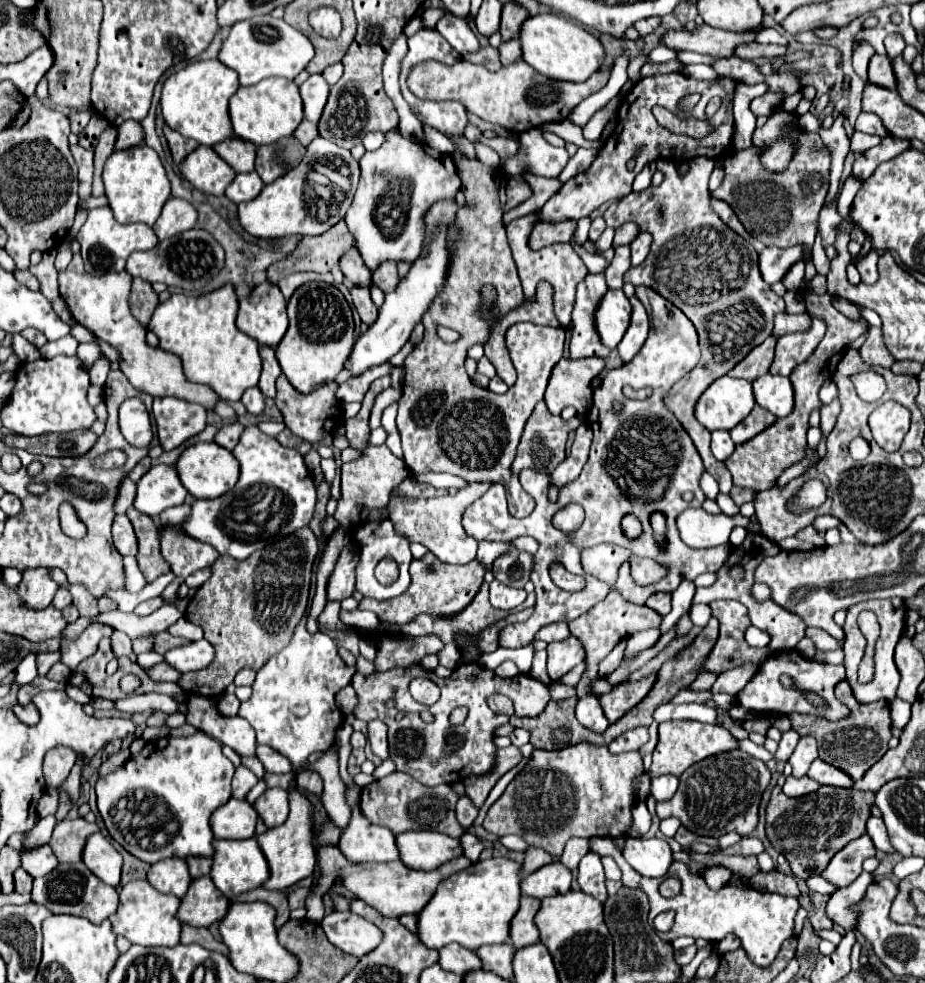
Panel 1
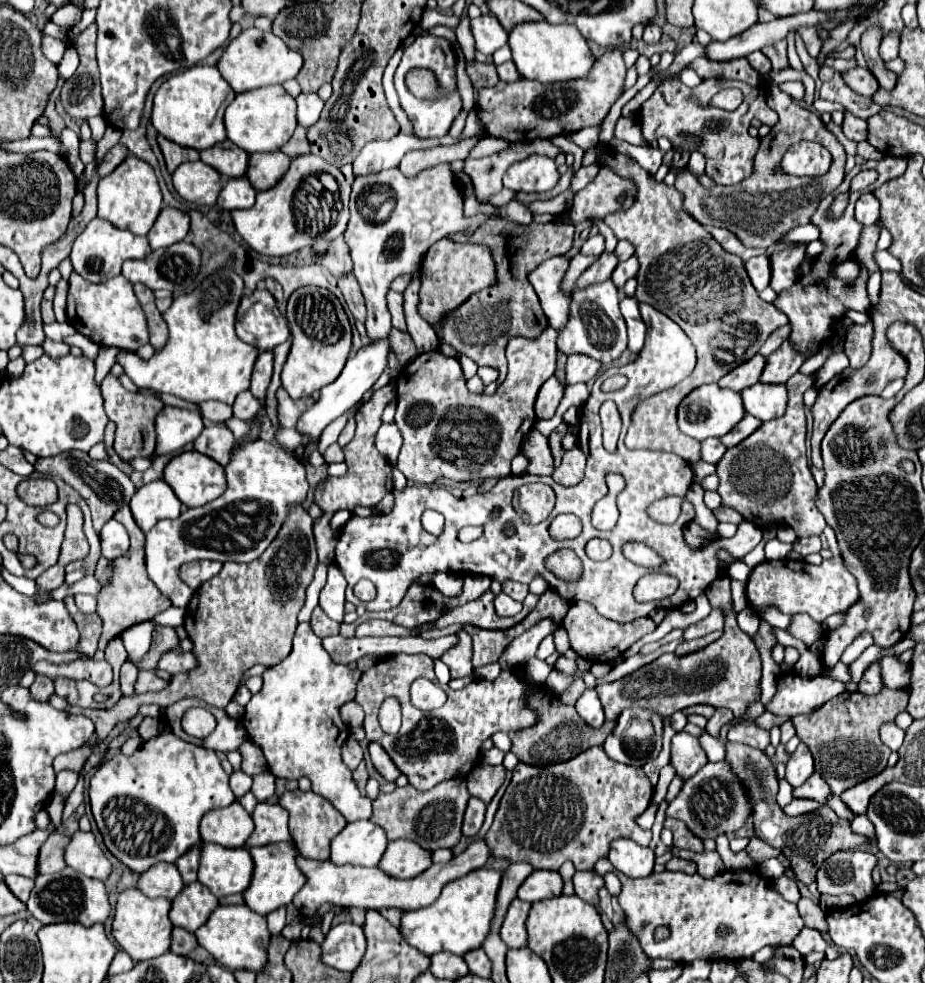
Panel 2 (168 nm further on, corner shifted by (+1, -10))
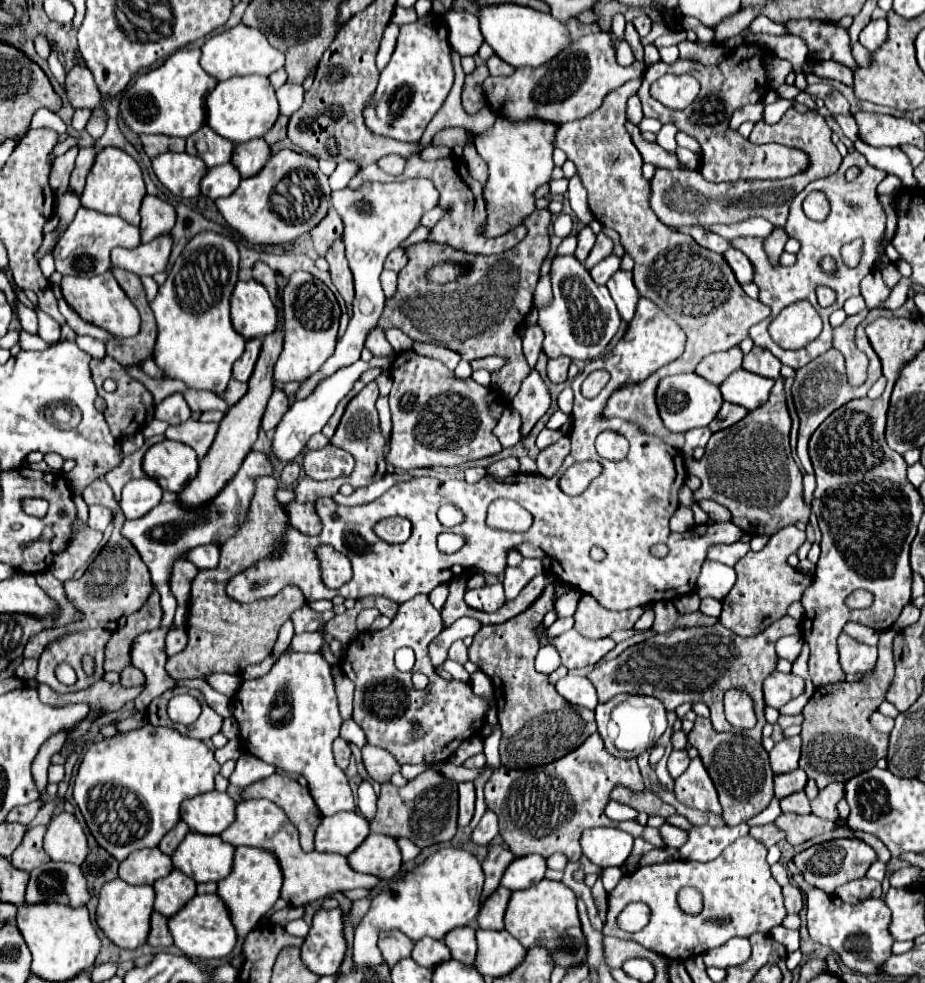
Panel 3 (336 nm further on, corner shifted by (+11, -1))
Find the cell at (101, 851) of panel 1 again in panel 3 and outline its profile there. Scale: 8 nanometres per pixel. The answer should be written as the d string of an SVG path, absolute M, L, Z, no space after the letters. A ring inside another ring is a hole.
M63 812L51 818L45 834L45 852L55 862L71 862L81 866L89 854L87 836L75 816Z

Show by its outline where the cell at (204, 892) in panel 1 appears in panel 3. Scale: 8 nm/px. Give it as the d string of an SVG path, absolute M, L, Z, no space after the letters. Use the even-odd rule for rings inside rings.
M173 870L169 876L157 880L155 888L155 910L163 916L175 916L197 892L197 884L181 870Z

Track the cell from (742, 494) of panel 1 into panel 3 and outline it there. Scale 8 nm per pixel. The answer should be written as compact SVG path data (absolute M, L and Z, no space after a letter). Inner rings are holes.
M701 500L699 502L699 506L709 514L709 518L711 520L715 520L715 522L729 522L731 520L731 514L723 508L723 506L719 506L717 502L711 502L711 500Z

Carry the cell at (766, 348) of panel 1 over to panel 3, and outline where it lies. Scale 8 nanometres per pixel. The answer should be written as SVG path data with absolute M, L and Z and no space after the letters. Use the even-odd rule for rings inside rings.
M737 346L737 348L731 348L727 352L709 354L707 358L703 358L703 362L699 362L695 372L699 376L703 376L705 380L709 380L711 384L719 386L731 372L741 368L741 362L743 362L743 352Z

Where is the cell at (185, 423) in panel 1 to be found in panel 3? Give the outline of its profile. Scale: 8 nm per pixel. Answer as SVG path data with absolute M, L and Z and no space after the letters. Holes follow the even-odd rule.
M171 394L155 406L155 418L167 422L169 426L179 426L191 418L191 408L181 394Z

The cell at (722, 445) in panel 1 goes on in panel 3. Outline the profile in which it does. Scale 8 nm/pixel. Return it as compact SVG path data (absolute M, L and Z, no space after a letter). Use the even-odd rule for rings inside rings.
M693 428L693 430L687 430L687 432L685 432L683 456L691 458L691 454L693 454L693 450L695 450L697 446L705 448L705 444L707 444L709 436L711 436L711 430L709 430L709 428Z

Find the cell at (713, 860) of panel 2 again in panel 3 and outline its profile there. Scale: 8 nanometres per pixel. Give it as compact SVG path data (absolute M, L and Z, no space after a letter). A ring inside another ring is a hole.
M595 732L571 754L565 754L551 764L537 766L535 770L511 770L499 766L485 784L485 804L499 816L499 834L515 856L539 854L549 858L551 854L561 852L569 858L569 862L577 862L583 854L579 844L581 834L583 830L595 826L615 826L635 838L643 836L655 848L667 848L659 830L641 826L637 820L615 822L605 816L605 806L617 786L629 788L635 794L643 792L645 786L637 760L611 756Z

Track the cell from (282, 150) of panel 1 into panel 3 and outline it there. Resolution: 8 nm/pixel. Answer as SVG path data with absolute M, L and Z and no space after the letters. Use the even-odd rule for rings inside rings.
M257 138L257 140L251 140L251 142L235 144L231 162L239 170L241 178L253 178L265 166L269 156L271 156L269 144L263 138Z

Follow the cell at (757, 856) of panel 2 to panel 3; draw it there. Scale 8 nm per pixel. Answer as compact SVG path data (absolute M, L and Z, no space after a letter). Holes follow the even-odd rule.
M765 824L765 826L755 826L755 828L751 828L749 830L749 834L755 838L755 840L759 840L763 846L773 846L773 844L777 844L779 840L783 840L785 838L785 834L781 832L781 830L777 830L775 828L775 824Z

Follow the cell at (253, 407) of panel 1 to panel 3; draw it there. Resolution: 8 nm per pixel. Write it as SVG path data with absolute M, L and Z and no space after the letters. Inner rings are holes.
M231 378L231 382L229 382L227 390L223 392L223 400L225 400L225 402L227 402L227 406L231 408L233 404L237 404L237 402L245 396L245 392L247 392L247 384L243 384L243 382L239 382L239 380Z

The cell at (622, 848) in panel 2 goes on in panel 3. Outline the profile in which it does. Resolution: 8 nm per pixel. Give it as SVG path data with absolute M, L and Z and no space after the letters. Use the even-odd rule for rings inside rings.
M591 828L581 836L583 854L597 866L623 866L633 850L633 836L619 828Z

